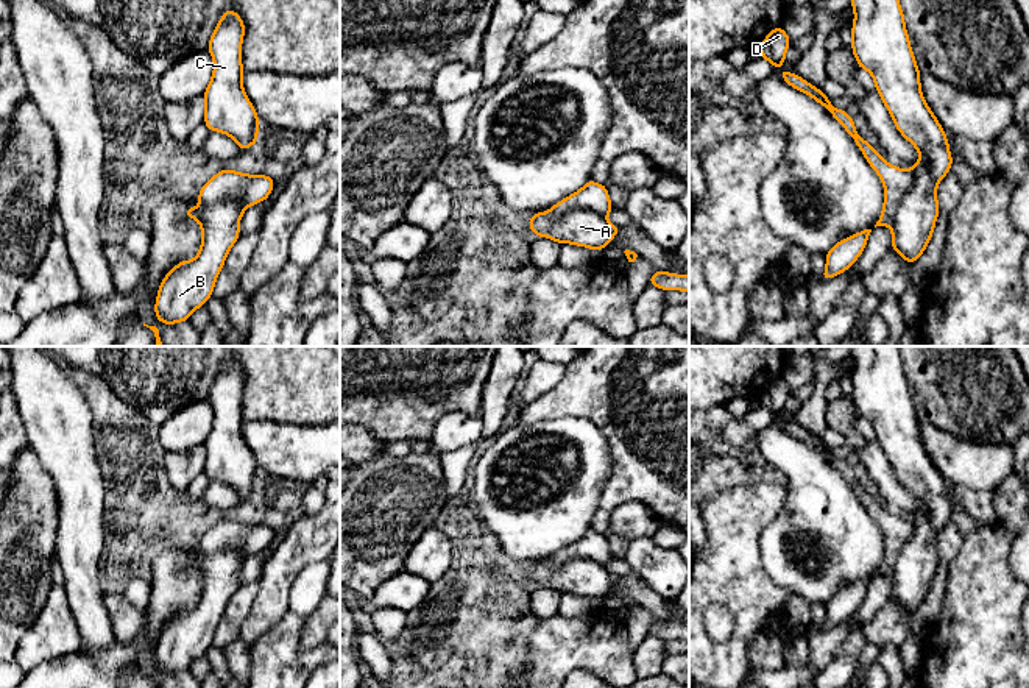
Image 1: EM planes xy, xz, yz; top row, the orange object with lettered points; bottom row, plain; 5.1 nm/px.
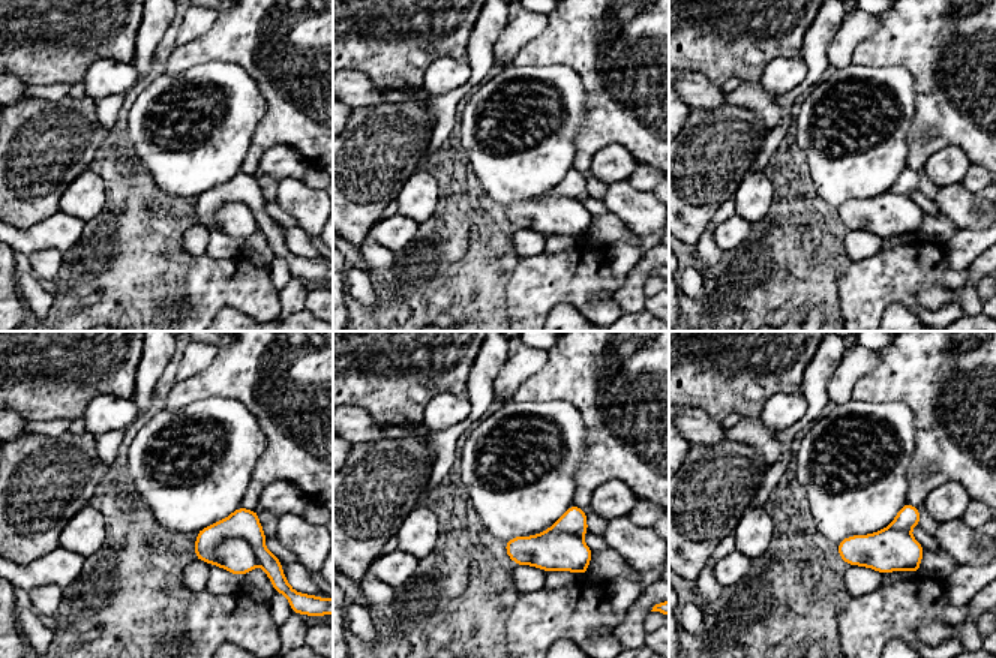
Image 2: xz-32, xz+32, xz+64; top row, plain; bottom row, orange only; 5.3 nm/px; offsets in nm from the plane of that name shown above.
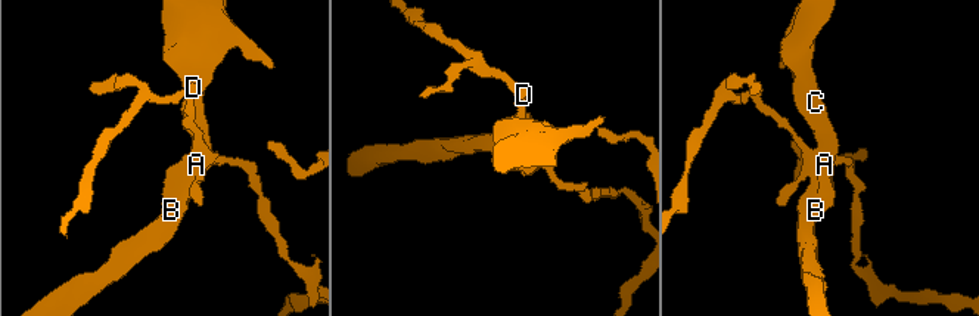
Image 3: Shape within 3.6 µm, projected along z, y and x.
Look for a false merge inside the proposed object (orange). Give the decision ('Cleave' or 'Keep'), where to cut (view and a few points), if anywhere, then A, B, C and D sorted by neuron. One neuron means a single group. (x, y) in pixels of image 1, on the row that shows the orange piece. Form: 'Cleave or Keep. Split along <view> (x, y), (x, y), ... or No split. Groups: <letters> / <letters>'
Cleave. Split along xz (544, 212), (562, 217), (576, 209), (593, 209), (604, 217). Groups: A B C / D

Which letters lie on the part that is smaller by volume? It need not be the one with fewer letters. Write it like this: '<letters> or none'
D

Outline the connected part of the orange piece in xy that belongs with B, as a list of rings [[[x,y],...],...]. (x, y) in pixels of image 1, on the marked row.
[[[237,200],[184,209],[186,217],[201,225],[201,248],[195,259],[178,262],[161,282],[154,306],[161,323],[189,321],[192,312],[206,304],[229,250],[240,237],[243,212],[245,206]]]

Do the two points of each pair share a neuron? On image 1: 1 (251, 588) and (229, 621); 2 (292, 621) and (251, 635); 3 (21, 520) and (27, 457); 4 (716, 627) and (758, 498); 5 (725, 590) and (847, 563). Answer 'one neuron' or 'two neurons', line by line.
1: one neuron
2: two neurons
3: one neuron
4: two neurons
5: two neurons

